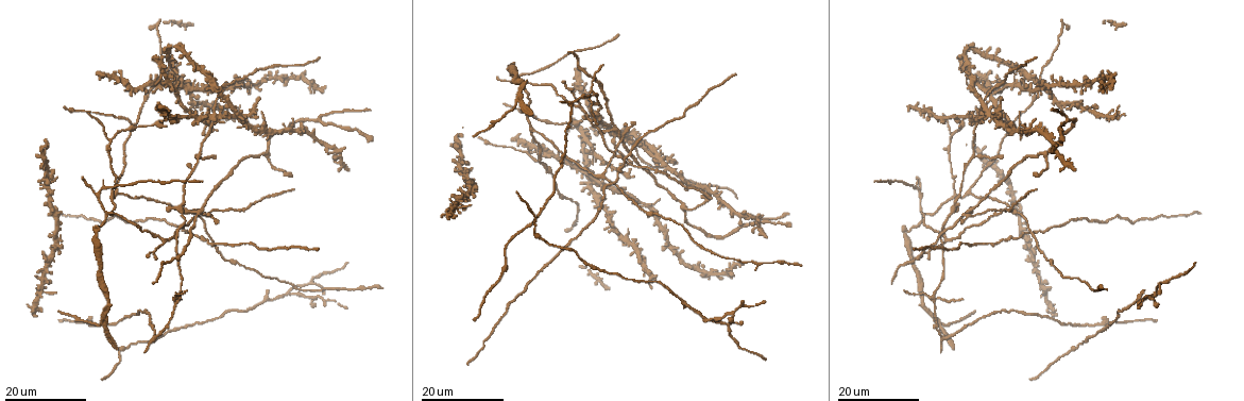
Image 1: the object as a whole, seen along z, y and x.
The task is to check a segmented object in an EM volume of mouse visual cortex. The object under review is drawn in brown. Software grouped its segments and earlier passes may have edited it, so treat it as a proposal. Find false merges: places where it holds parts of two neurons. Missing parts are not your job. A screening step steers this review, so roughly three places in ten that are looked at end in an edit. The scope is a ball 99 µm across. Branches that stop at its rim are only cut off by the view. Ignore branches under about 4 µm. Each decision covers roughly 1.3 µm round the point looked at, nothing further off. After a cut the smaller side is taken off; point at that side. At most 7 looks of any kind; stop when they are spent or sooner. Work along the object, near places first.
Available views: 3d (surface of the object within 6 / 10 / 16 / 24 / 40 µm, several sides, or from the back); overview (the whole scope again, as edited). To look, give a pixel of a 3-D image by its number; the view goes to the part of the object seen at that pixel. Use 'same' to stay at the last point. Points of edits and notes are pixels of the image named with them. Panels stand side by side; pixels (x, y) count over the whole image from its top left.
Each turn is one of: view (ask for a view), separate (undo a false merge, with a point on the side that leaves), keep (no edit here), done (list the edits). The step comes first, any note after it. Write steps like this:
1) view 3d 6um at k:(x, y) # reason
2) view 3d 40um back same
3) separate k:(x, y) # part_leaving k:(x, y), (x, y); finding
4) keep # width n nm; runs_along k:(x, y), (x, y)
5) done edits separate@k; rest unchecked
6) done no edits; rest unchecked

view 3d 16um at 1:(107, 214) # thin arm on a thick one

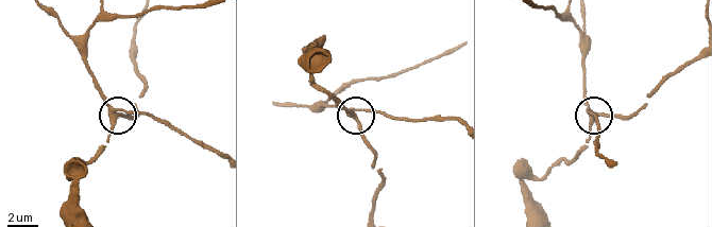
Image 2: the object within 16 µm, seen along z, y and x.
view 3d 10um at 2:(110, 117) # closer look

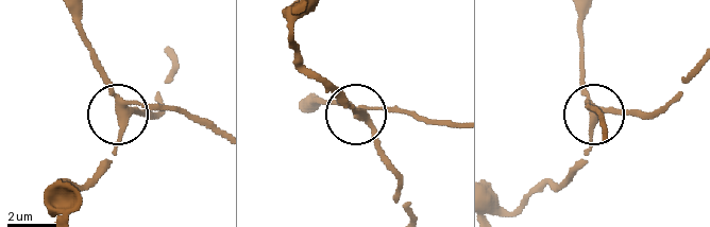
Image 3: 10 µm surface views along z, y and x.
separate 3:(402, 111) # part_leaving 3:(369, 106), (452, 121); two neurons meet here

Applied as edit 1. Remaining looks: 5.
view overview # redraw

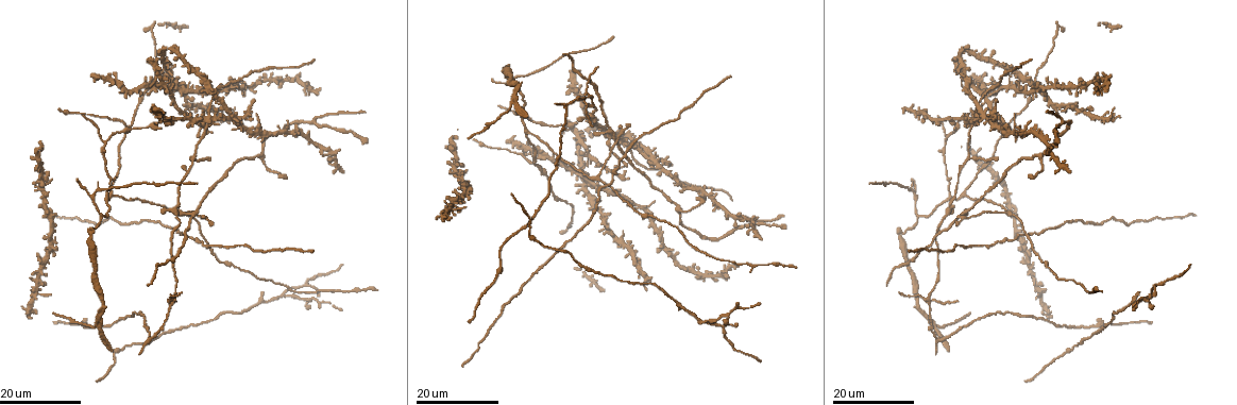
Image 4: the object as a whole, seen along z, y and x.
view 3d 24um at 4:(526, 133) # small branch off a trunk

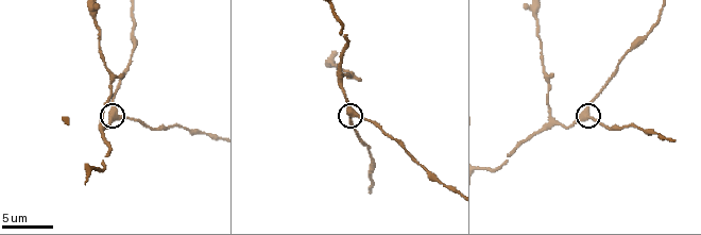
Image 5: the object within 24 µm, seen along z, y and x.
view 3d 10um at 5:(354, 116)

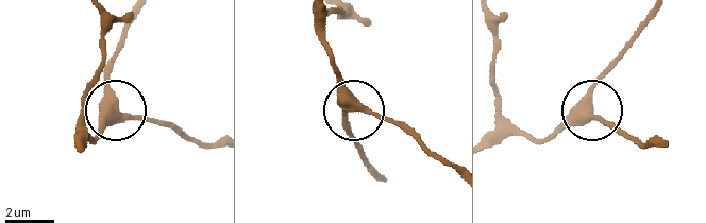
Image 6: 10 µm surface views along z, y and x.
view 3d 10um back at 6:(588, 113)

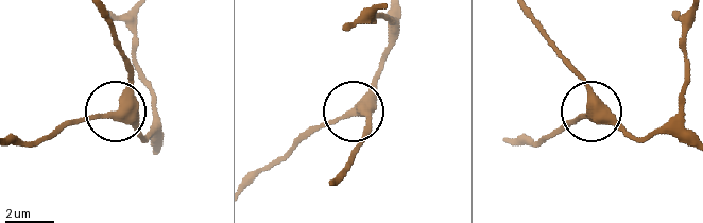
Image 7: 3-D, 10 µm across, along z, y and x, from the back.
keep # arms 3; runs_along 7:(139, 10), (150, 127), (109, 113), (56, 125); one neuron here

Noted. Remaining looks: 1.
done edits separate@3; rest unchecked

